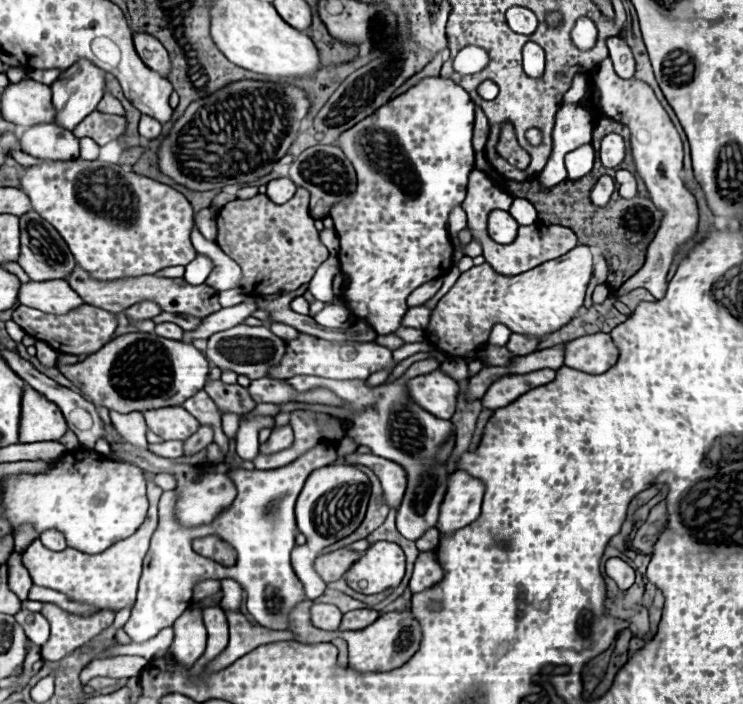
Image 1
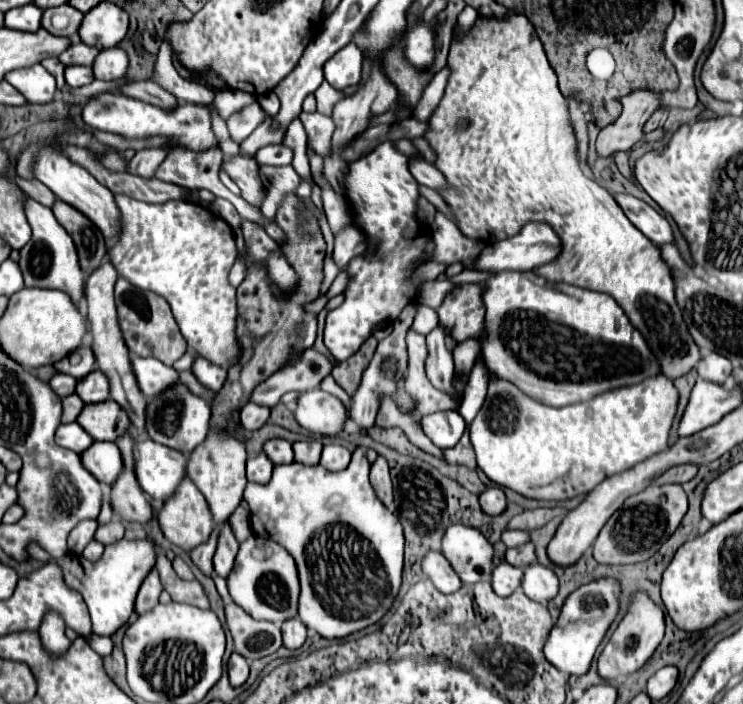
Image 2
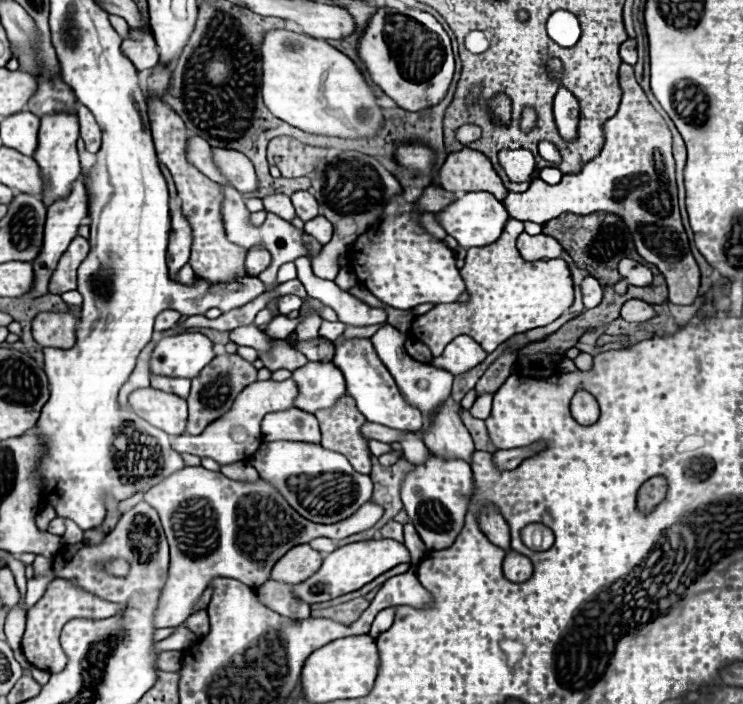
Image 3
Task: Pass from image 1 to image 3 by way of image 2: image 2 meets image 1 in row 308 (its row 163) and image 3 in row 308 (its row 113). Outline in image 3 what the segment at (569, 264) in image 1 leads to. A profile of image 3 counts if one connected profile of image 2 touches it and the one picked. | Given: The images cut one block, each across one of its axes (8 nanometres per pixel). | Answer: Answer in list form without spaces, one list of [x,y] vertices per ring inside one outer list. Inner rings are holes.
[[[508,220],[502,236],[486,248],[468,248],[468,256],[460,274],[470,294],[468,302],[438,304],[430,312],[416,316],[410,328],[412,340],[430,348],[432,356],[440,356],[448,342],[460,334],[472,336],[488,354],[514,334],[546,326],[562,316],[574,302],[574,284],[568,264],[561,258],[526,262],[516,250],[516,238],[524,232],[524,224]]]

